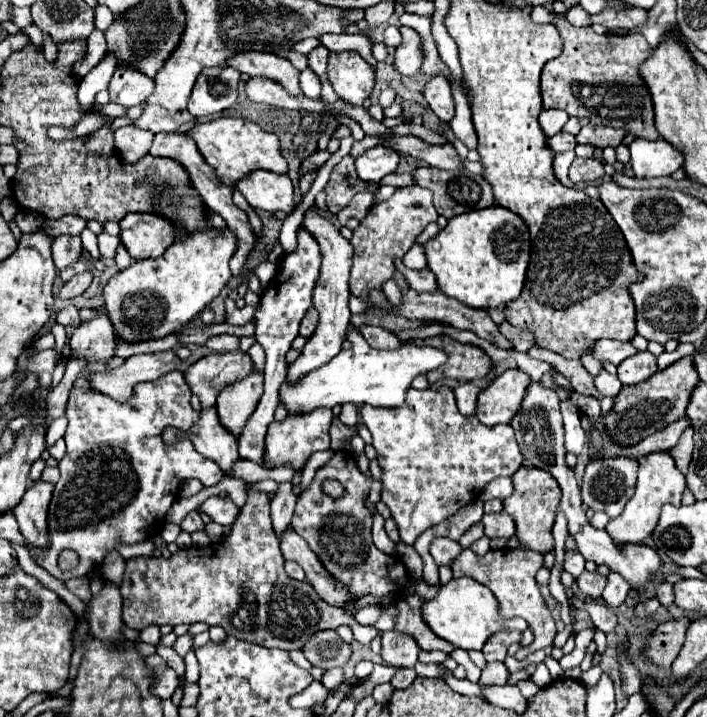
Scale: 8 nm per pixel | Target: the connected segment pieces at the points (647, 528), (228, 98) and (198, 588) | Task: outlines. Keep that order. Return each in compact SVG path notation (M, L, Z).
M669 450L651 452L637 462L639 462L639 472L637 472L635 494L627 502L623 514L613 518L605 528L611 534L611 538L615 538L619 542L641 542L643 538L651 536L651 532L655 530L655 526L659 522L661 506L663 504L681 506L681 498L683 498L683 492L685 492L685 476L677 470L675 460L673 460Z
M205 68L191 92L189 112L191 116L209 116L231 108L237 102L239 72L233 68Z
M249 492L247 494L247 504L243 506L243 510L239 512L235 524L233 524L233 530L231 530L231 536L225 540L225 542L217 542L213 546L207 546L204 548L185 548L185 550L177 550L175 554L171 554L169 558L155 558L155 556L135 556L135 558L129 558L127 560L127 568L125 568L125 574L123 574L123 582L121 582L121 594L123 594L123 622L141 632L143 628L147 626L177 626L177 624L195 624L195 622L207 622L209 626L223 626L227 634L233 634L235 638L239 640L247 640L247 642L253 642L253 644L259 644L259 646L265 646L265 648L281 648L281 650L301 650L301 646L309 640L309 634L313 634L313 628L317 630L335 630L339 626L349 626L353 628L355 632L355 640L359 640L361 644L371 644L371 640L378 635L378 630L375 630L373 626L361 626L355 622L355 618L345 612L343 608L333 608L329 606L325 600L321 600L317 596L317 592L313 590L313 586L309 586L309 582L297 582L293 578L287 576L287 572L283 570L283 556L281 556L281 550L279 550L279 540L277 536L273 534L273 526L271 526L271 518L269 518L269 500L267 500L267 494L255 494L255 492Z

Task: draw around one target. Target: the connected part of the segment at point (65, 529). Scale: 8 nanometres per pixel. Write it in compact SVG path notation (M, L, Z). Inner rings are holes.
M97 308L97 312L99 316L75 328L71 338L75 358L87 358L89 364L79 374L65 412L69 418L65 432L67 454L57 466L61 480L55 486L49 506L51 546L45 554L27 546L35 562L61 582L85 576L91 568L99 566L105 552L117 548L119 540L123 540L123 544L135 544L159 534L183 480L197 478L203 486L215 486L223 478L223 470L213 460L203 458L189 438L173 444L161 438L167 426L187 432L199 418L199 412L189 406L191 390L179 370L167 372L153 382L140 382L134 387L132 400L127 402L93 394L93 390L85 386L85 374L89 374L89 370L107 370L105 362L115 350L113 324L103 308ZM67 548L79 556L79 564L71 572L63 572L57 562L59 554Z

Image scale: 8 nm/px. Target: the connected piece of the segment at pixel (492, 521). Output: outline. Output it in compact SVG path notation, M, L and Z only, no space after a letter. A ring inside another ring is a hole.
M505 510L497 514L485 514L483 524L485 524L487 538L513 538L515 536L515 522Z

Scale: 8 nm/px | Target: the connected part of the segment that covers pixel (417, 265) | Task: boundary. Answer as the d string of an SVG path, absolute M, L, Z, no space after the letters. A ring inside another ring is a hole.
M413 244L409 248L409 252L403 256L403 264L411 270L423 270L425 264L425 256L423 256L423 246L421 244Z

